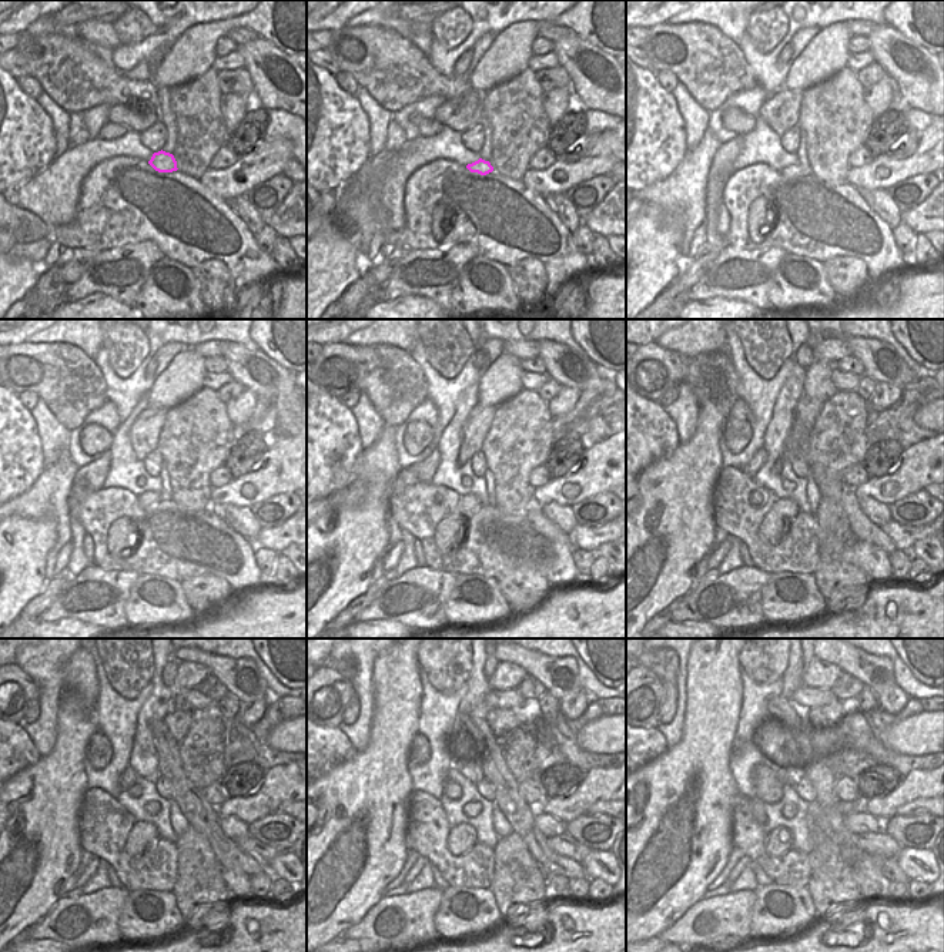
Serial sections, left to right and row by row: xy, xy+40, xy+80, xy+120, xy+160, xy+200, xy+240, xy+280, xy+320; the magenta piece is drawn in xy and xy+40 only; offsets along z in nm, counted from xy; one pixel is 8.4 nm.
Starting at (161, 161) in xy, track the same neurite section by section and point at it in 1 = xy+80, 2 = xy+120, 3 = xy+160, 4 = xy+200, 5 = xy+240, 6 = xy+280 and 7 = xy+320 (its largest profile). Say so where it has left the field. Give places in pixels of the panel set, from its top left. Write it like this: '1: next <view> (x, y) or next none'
1: next xy+80 (790, 171)
2: next xy+120 (147, 499)
3: next xy+160 (449, 533)
4: next xy+200 (773, 528)
5: next xy+240 (143, 834)
6: next xy+280 (462, 837)
7: next xy+320 (779, 841)

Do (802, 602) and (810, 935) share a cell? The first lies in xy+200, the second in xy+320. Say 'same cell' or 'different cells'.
different cells

